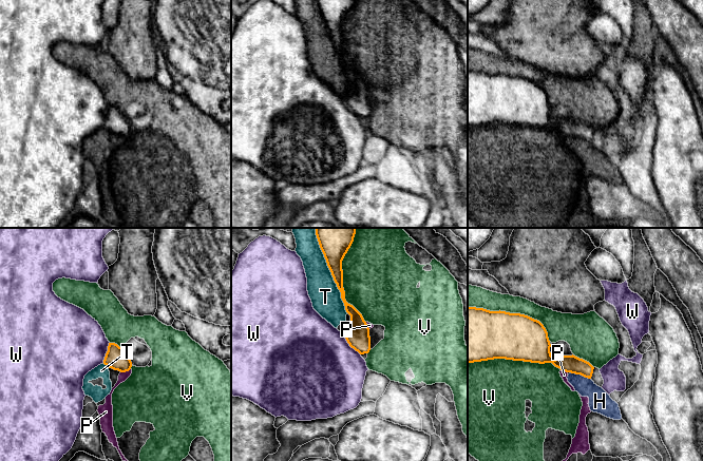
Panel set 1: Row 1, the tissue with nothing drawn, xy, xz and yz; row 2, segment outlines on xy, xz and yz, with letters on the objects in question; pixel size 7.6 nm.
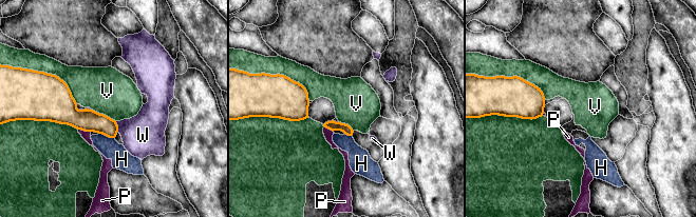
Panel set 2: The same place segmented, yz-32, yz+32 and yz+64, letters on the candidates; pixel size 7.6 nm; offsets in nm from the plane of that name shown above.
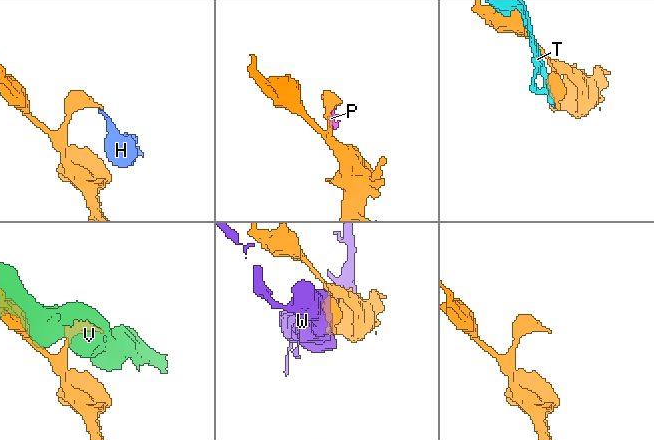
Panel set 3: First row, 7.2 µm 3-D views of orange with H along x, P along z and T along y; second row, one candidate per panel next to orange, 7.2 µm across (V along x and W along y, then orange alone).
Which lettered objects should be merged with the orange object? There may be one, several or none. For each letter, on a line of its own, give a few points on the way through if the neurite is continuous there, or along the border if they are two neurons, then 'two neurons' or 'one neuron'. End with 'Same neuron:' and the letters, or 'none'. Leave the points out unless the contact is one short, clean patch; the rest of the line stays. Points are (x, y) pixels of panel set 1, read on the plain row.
H: border yz (571, 136), (590, 142); two neurons
P: border xy (130, 132), (120, 136); two neurons
T: two neurons
V: two neurons
W: two neurons
Same neuron: none

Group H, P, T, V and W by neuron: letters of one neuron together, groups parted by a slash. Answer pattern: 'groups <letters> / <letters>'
groups H P T / V / W

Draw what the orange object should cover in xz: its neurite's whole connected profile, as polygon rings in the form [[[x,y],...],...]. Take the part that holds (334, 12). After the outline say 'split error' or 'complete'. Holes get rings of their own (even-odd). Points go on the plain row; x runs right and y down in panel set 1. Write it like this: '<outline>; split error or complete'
[[[317,0],[334,44],[341,56],[345,74],[350,79],[350,92],[347,94],[345,102],[352,112],[360,118],[364,118],[370,114],[369,92],[362,78],[346,65],[343,52],[342,24],[352,9],[354,1],[355,0]]]; complete

